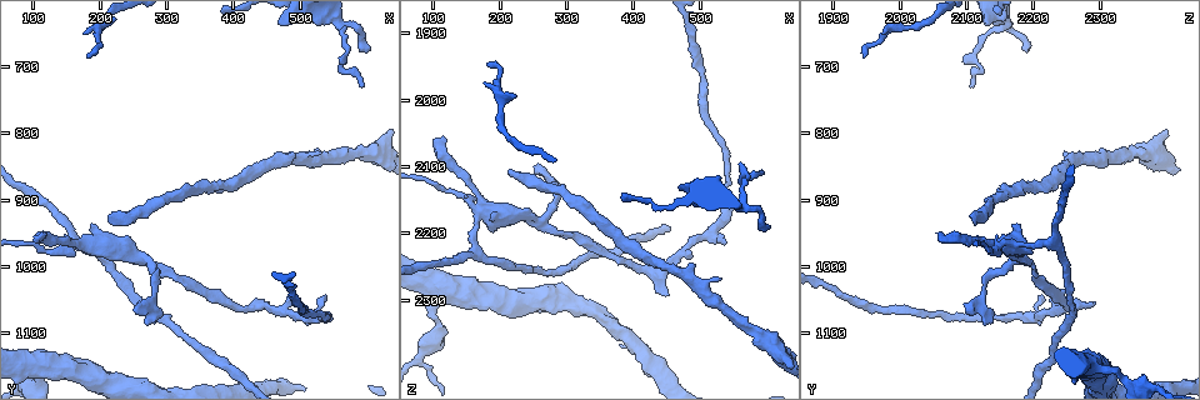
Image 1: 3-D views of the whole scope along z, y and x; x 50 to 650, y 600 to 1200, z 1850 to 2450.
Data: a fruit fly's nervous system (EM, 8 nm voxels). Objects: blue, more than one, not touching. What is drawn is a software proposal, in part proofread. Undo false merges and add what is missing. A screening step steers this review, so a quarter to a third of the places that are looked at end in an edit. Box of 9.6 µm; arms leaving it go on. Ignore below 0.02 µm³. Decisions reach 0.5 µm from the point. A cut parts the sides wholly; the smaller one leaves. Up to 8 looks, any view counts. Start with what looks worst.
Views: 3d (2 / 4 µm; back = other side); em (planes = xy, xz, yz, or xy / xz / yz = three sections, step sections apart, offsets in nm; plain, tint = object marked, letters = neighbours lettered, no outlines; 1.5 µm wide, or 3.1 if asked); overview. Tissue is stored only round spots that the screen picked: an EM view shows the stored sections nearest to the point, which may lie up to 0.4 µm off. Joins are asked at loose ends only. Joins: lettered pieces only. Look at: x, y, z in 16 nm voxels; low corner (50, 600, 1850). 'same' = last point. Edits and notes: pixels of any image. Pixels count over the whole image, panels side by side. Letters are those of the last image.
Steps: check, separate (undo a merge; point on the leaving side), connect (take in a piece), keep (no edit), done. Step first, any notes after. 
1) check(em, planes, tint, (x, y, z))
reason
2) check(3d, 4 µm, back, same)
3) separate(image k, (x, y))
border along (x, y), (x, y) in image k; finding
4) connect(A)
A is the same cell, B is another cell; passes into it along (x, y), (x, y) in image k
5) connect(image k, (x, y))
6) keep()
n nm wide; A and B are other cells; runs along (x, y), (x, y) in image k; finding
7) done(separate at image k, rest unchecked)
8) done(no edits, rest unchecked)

check(em, xz, step 8, letters, (215, 920, 2105))
end of a long branch

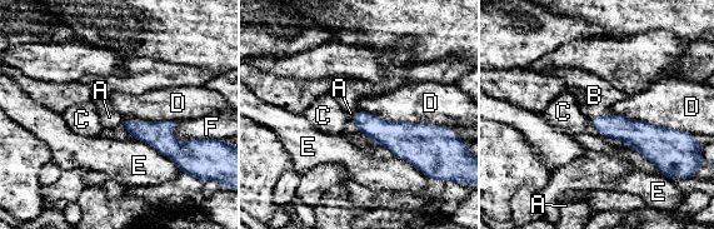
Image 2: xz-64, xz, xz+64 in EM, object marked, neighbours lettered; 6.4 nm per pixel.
check(em, planes, letters, same)

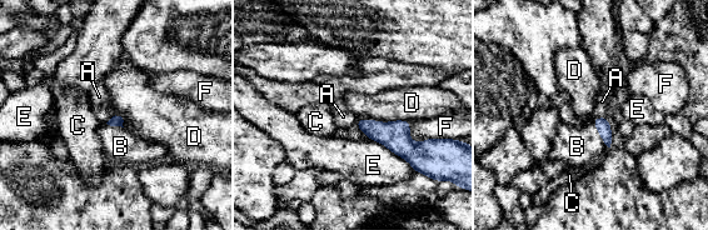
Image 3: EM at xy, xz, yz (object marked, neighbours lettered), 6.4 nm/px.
connect(image 3, (577, 146))
B is the same cell, A, C, D, E and F are other cells; the neuron continues

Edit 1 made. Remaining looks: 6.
check(em, planes, letters, (455, 1055, 2290))
free end

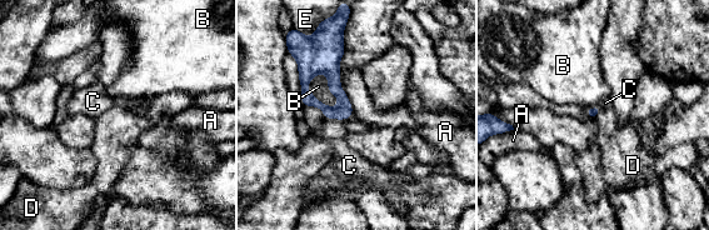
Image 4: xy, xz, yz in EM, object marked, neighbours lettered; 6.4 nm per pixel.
connect(image 4, (333, 130))
C is the same cell, A, B, D and E are other cells; it goes on there

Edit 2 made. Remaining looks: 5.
check(em, planes, letters, (605, 680, 2190))

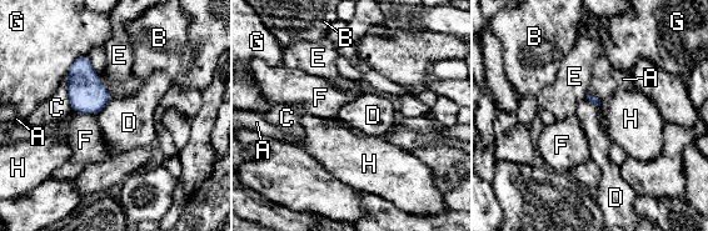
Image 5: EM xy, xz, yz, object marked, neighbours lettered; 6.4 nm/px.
keep()
A, B, C, D, E, F, G and H are other cells; border along (113, 98), (96, 115) in image 5; no lettered piece goes on from it

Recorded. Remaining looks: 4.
done(connect at image 3, connect at image 4, rest unchecked)

